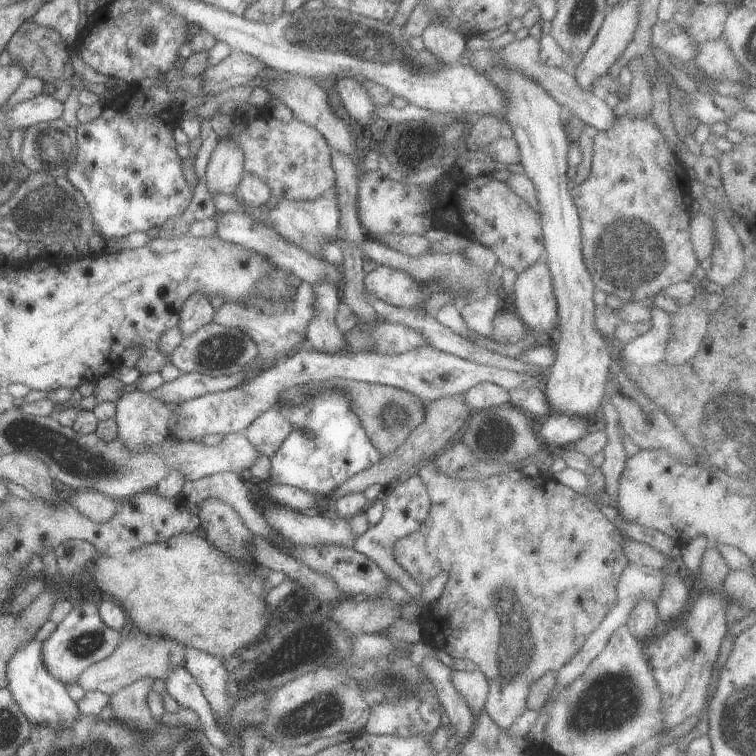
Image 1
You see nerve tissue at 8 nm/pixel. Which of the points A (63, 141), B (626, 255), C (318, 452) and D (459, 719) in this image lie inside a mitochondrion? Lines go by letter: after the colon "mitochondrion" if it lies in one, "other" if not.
A: mitochondrion
B: mitochondrion
C: mitochondrion
D: other

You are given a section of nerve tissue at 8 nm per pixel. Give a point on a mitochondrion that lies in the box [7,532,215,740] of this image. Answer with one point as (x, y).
(87, 645)

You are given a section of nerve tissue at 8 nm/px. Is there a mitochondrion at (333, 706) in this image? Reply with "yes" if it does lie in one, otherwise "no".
yes

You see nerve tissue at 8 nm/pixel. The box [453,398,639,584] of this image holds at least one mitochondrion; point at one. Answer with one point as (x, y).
(498, 436)

